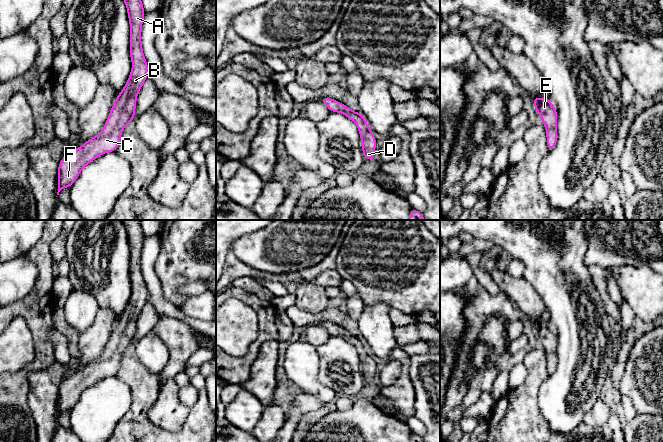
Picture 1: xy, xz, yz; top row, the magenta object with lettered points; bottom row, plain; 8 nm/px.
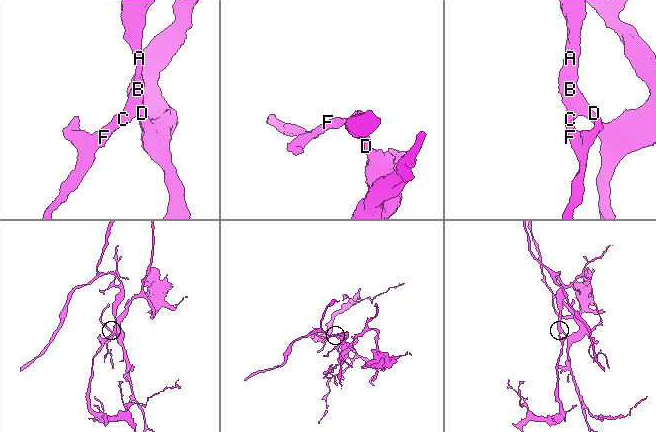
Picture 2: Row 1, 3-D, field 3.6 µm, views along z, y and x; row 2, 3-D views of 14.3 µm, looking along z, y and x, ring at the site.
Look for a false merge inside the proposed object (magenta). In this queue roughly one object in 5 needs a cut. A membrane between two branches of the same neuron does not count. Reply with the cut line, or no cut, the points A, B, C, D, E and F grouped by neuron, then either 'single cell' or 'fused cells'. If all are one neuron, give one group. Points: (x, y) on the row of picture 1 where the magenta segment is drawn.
no cut | A B C D E F | single cell

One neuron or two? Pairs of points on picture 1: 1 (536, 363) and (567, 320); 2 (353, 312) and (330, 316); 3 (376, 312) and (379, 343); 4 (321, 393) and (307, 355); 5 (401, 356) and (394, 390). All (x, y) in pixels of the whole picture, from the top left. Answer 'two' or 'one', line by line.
1: two
2: two
3: one
4: one
5: one

